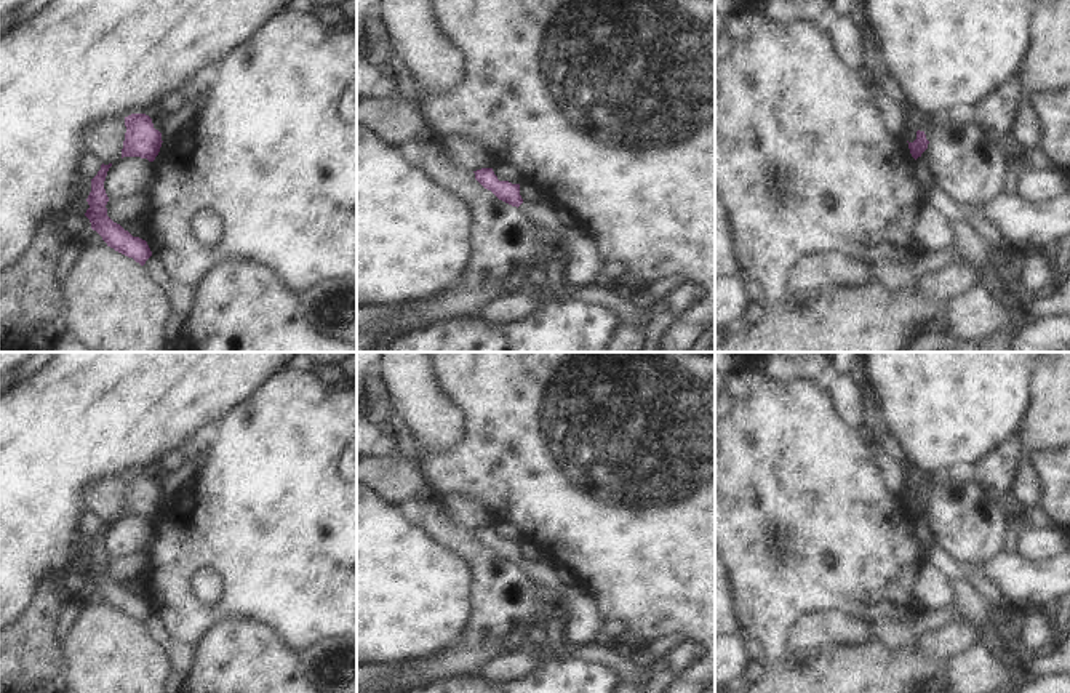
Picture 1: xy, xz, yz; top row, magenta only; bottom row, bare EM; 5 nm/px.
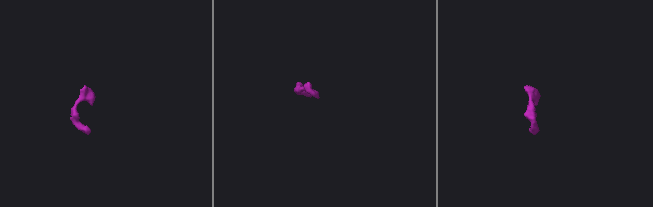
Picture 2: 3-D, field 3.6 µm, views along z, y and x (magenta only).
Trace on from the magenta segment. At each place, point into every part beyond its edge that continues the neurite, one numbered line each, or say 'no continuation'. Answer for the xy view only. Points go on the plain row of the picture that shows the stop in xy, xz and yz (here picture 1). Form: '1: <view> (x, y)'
no continuation

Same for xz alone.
1: xz (542, 573)

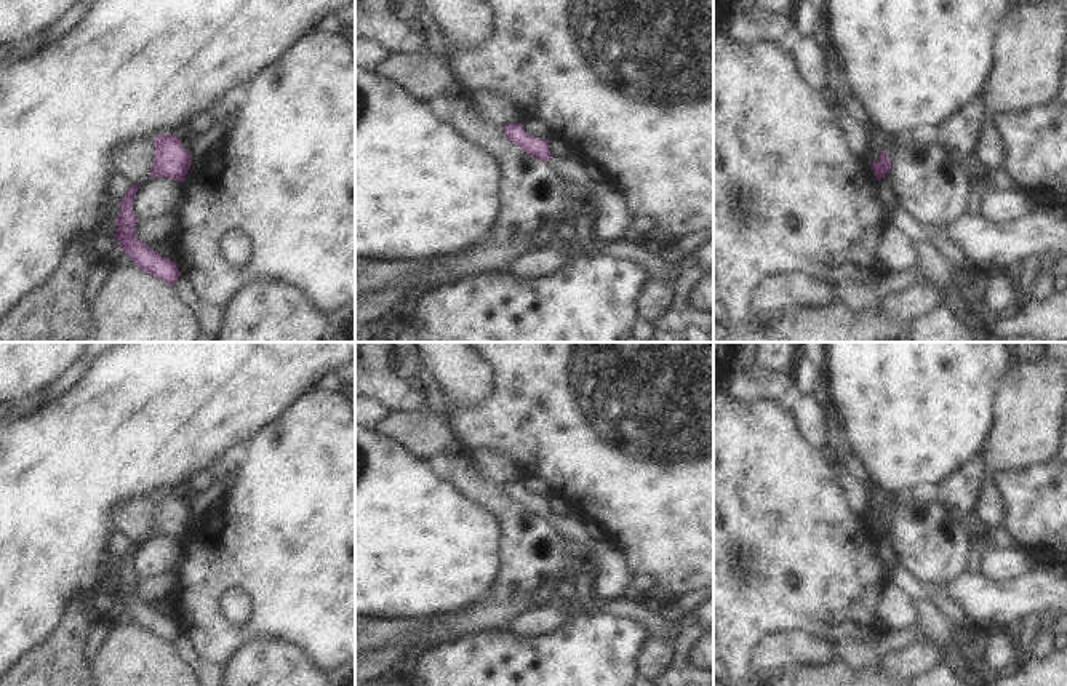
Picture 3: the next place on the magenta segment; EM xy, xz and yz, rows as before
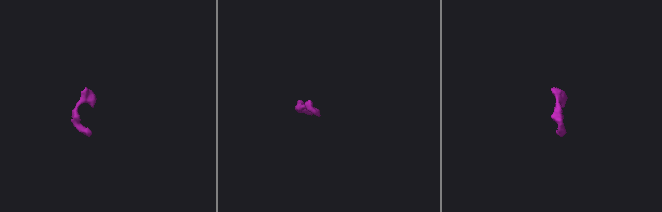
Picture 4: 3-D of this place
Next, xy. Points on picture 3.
no continuation

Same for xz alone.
1: xz (571, 528)

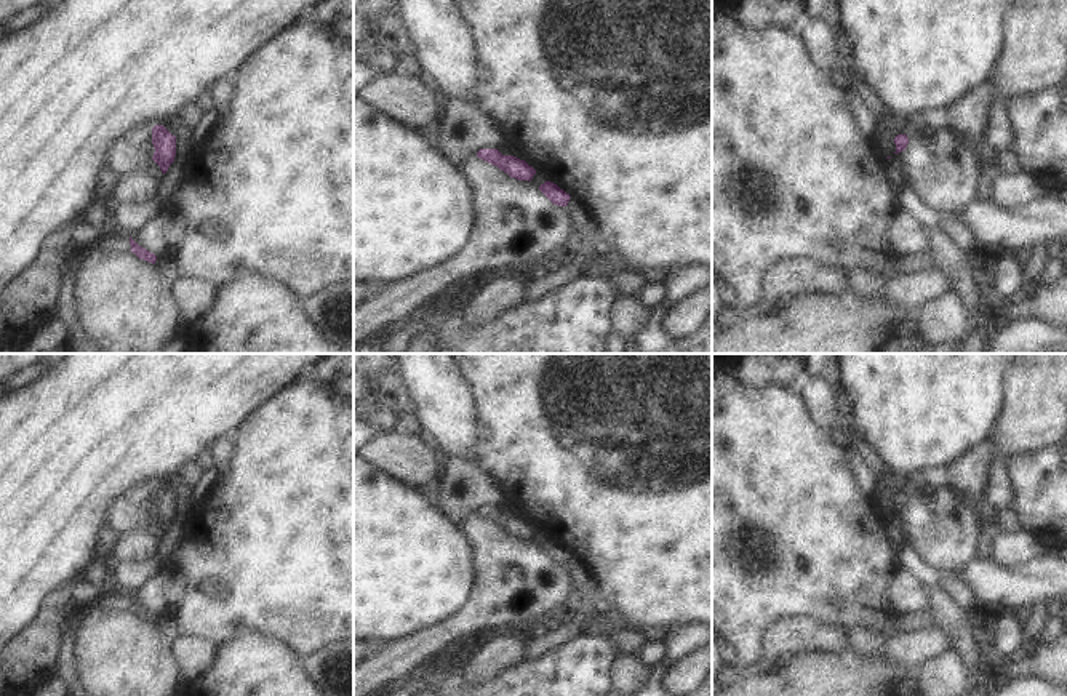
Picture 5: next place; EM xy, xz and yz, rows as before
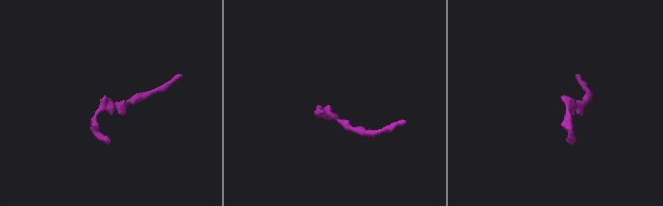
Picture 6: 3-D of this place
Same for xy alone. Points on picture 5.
no continuation

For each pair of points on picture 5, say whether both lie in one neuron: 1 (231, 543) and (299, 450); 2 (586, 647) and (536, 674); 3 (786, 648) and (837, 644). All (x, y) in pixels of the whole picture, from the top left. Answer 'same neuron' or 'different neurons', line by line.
1: same neuron
2: same neuron
3: same neuron

